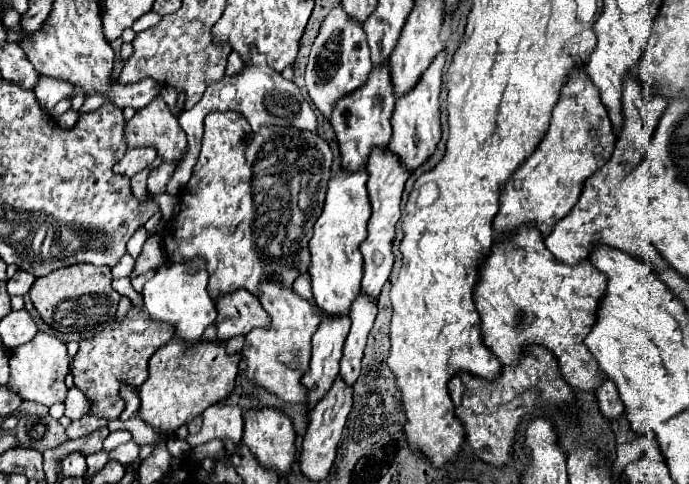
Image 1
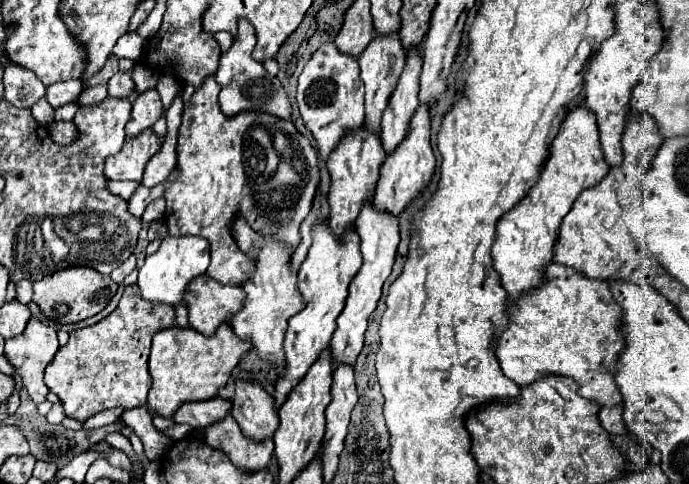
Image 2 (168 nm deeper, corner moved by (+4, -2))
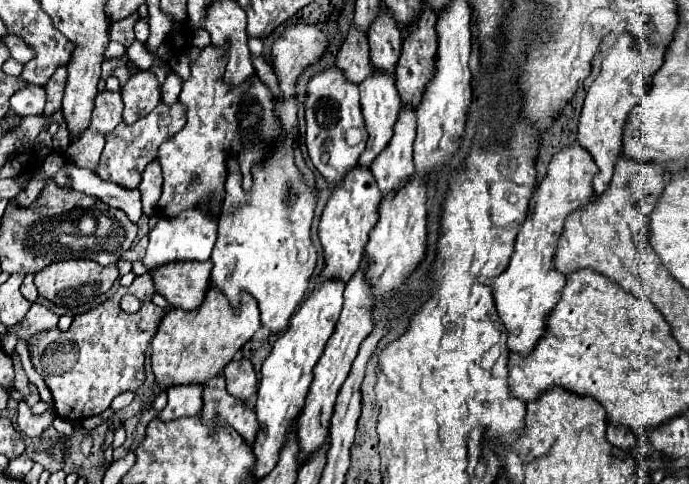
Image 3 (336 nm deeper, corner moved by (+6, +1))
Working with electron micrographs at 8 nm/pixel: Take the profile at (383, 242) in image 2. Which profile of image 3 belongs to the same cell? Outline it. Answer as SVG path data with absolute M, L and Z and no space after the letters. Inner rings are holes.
M363 260L359 272L345 286L345 304L343 304L341 318L337 322L333 336L329 338L329 342L325 346L323 356L319 358L319 362L315 366L315 378L313 378L311 388L309 388L307 402L297 416L297 436L299 436L297 438L297 442L299 442L297 460L299 460L299 464L307 462L307 458L311 454L315 454L319 448L325 446L325 442L329 438L329 420L331 420L331 414L333 414L337 392L339 392L341 384L345 382L345 376L349 374L349 364L353 364L353 356L357 356L357 348L361 346L361 340L373 328L373 320L371 320L371 314L369 314L369 292L367 292L367 288L369 288L369 282L365 282L365 260Z

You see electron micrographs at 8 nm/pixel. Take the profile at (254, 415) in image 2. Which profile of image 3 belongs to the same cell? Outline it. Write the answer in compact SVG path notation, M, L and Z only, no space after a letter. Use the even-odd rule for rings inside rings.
M241 358L239 362L229 362L223 370L223 376L227 380L227 392L233 396L235 394L251 396L257 392L257 376L249 358Z

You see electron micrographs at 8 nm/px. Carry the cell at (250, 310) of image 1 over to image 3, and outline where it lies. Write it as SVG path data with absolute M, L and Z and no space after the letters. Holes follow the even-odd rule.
M177 262L177 264L165 264L161 268L155 268L151 274L155 292L159 292L171 306L183 308L183 310L195 310L209 288L209 272L211 262Z

